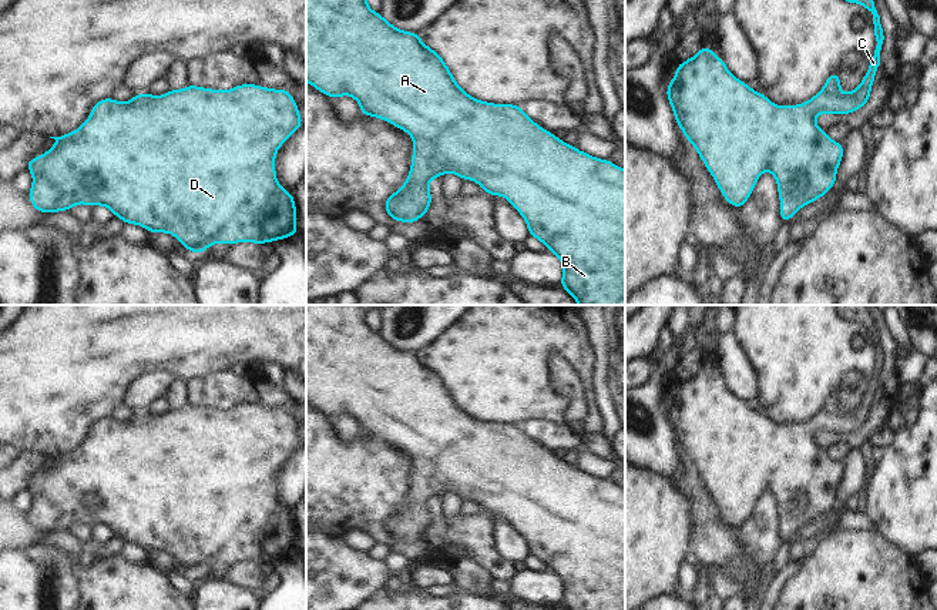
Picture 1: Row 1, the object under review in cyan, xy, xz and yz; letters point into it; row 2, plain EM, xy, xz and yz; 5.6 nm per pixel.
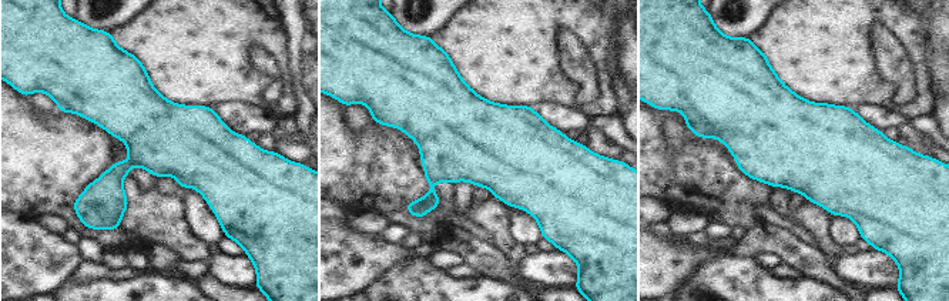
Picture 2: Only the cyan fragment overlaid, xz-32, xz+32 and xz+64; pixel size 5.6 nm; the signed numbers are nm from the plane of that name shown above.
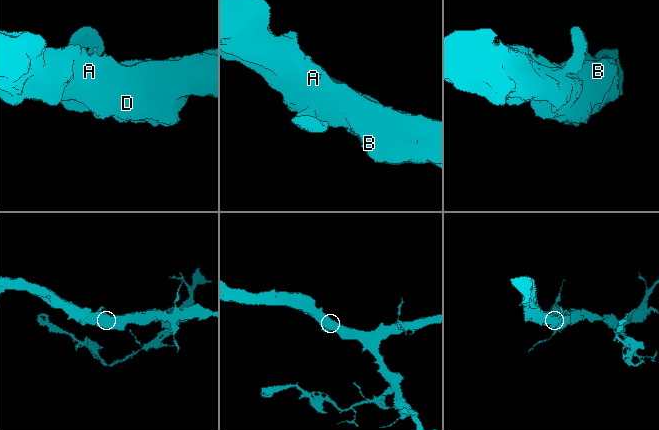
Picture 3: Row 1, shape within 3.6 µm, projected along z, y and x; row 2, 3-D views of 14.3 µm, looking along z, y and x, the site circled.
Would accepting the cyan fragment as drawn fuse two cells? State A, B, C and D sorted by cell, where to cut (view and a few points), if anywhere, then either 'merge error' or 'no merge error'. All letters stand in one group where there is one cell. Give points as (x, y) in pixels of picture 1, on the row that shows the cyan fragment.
groups A B C D; cut none; no merge error

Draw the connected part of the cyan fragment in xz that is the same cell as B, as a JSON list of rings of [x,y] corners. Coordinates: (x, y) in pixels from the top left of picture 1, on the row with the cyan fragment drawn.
[[[306,0],[306,81],[333,100],[343,94],[356,98],[360,103],[362,115],[380,117],[413,137],[414,152],[412,154],[409,177],[402,188],[393,192],[384,202],[384,210],[390,219],[416,222],[422,215],[426,215],[431,205],[427,182],[434,177],[441,177],[450,171],[461,180],[474,180],[483,187],[484,192],[493,197],[497,194],[506,197],[524,217],[528,225],[528,235],[544,242],[547,249],[560,258],[564,267],[560,286],[567,289],[577,299],[578,305],[625,305],[625,170],[614,165],[609,160],[598,160],[575,147],[567,145],[561,138],[555,138],[553,133],[538,127],[518,105],[490,104],[468,95],[454,81],[443,58],[423,44],[417,33],[397,30],[380,13],[372,11],[366,0]]]

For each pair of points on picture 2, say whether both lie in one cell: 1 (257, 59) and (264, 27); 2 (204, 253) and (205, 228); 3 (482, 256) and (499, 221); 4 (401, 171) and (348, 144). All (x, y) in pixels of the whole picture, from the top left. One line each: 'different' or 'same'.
1: different
2: different
3: different
4: same

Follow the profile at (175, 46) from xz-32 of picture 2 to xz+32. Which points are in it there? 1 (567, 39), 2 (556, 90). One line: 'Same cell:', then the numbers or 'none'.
Same cell: 2

